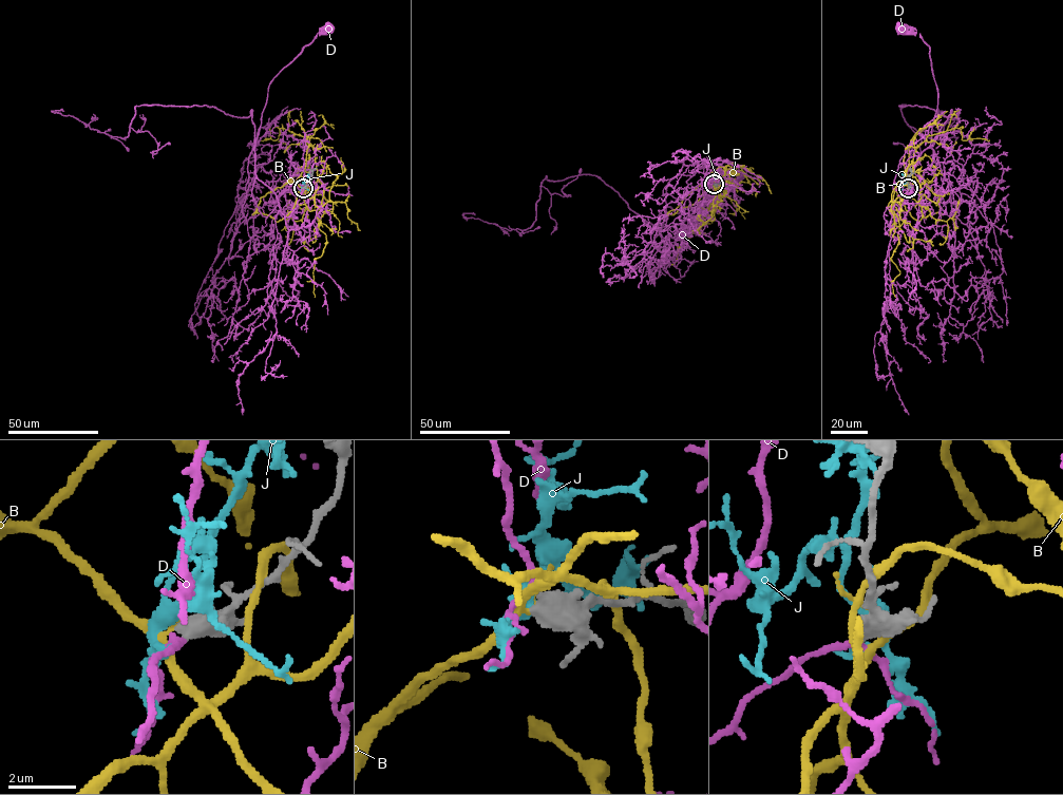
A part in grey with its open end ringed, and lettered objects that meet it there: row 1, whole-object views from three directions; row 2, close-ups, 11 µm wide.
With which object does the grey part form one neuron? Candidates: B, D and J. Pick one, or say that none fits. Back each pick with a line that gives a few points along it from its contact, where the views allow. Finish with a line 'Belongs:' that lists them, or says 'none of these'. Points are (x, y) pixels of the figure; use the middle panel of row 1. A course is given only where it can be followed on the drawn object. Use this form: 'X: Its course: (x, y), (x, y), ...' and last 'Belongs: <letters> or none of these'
D: Its course: (714, 183), (708, 167), (691, 176), (680, 174), (667, 184), (666, 205), (679, 213), (716, 205), (739, 174)
Belongs: D

